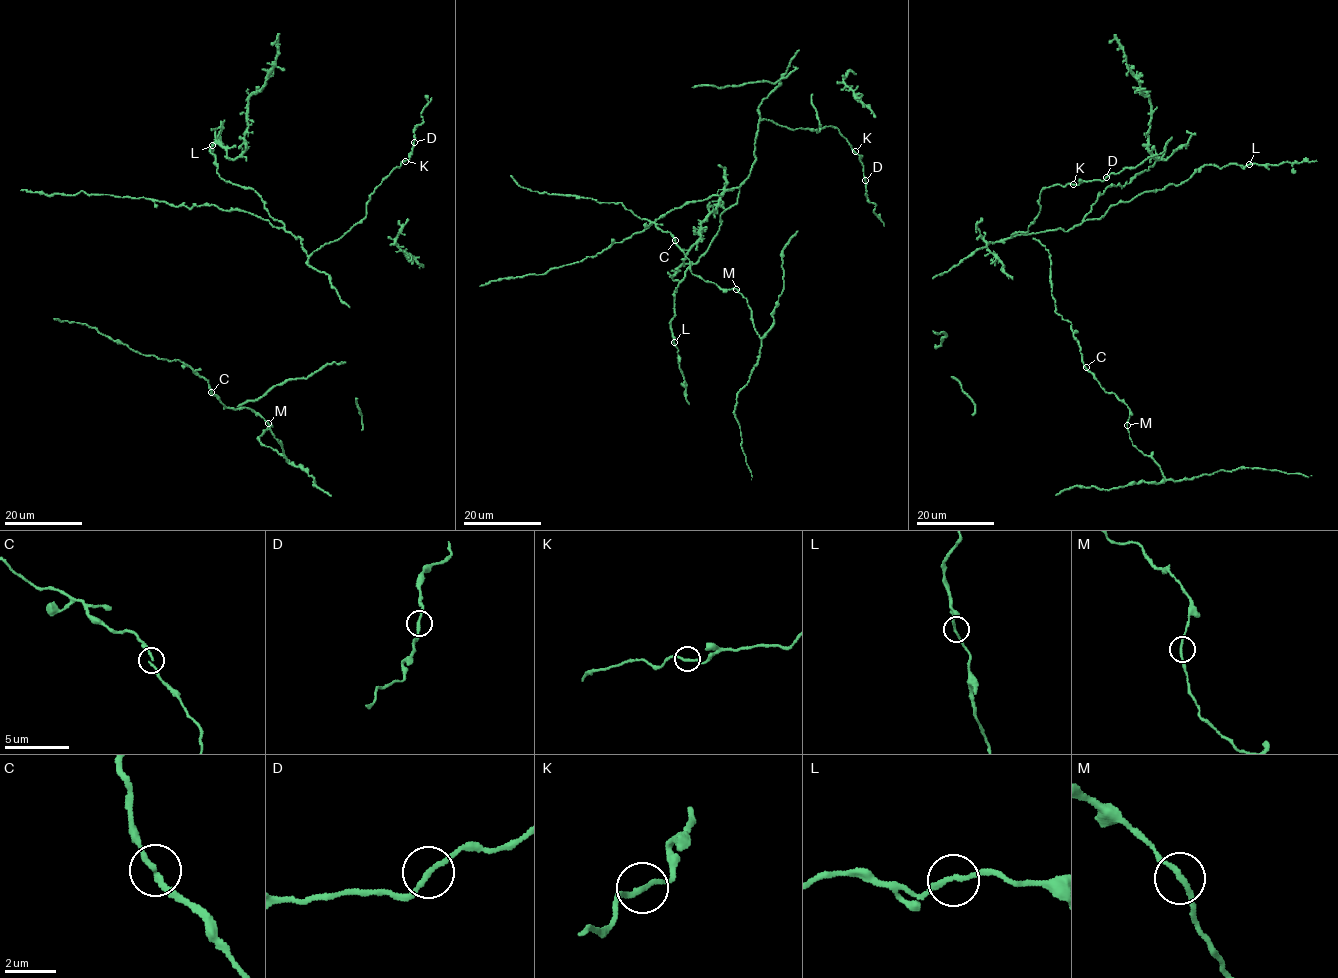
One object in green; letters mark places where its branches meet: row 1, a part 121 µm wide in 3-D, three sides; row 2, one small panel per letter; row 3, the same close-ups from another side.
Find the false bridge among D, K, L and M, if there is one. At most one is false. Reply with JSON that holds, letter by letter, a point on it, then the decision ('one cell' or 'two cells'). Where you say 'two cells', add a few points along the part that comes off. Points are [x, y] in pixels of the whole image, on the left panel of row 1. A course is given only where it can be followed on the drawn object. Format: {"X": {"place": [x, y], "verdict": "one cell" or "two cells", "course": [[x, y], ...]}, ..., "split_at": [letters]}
{"D": {"place": [414, 142], "verdict": "one cell"}, "K": {"place": [405, 161], "verdict": "one cell"}, "L": {"place": [212, 145], "verdict": "one cell"}, "M": {"place": [268, 423], "verdict": "one cell"}, "split_at": []}

